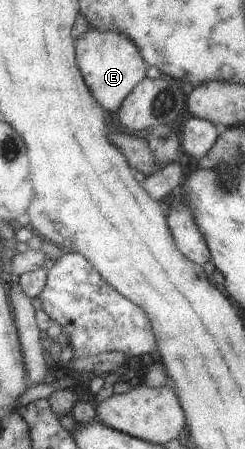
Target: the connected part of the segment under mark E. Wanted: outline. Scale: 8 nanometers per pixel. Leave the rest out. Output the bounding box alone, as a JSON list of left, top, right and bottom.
[74,27,146,112]

